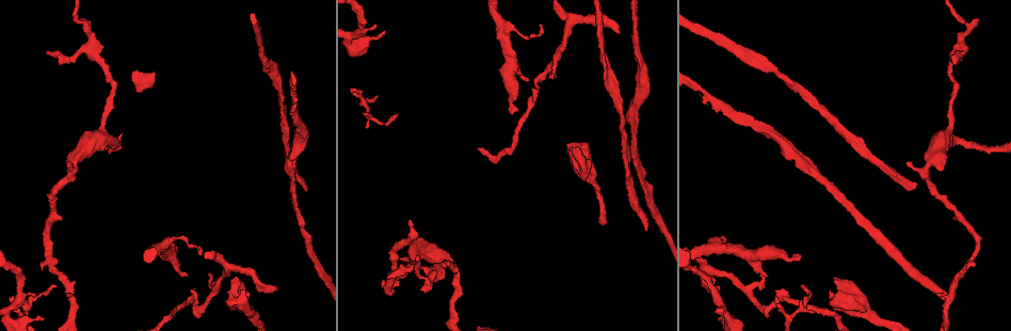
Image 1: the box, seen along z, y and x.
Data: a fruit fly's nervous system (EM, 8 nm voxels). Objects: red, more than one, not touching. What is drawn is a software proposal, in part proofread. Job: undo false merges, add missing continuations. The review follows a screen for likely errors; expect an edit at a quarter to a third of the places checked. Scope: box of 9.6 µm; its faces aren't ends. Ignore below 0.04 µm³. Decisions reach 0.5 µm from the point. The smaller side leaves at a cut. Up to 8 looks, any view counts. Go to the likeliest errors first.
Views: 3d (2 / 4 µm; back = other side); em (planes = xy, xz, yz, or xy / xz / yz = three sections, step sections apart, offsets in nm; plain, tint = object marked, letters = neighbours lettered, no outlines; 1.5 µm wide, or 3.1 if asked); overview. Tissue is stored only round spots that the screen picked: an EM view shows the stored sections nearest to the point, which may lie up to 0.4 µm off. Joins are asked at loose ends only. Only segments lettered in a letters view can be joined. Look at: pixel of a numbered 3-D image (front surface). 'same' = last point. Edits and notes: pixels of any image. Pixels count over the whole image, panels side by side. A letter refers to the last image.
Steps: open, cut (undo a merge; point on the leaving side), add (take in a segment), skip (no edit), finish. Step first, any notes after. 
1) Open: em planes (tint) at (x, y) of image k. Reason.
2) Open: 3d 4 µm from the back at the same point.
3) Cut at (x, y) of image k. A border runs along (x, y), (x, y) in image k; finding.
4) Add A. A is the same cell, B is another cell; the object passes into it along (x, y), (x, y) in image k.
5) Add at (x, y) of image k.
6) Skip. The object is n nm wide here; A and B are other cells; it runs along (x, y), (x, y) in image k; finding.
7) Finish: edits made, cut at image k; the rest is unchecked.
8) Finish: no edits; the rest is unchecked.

Open: 3d 4 µm at (646, 231) of image 1. End of a long branch.

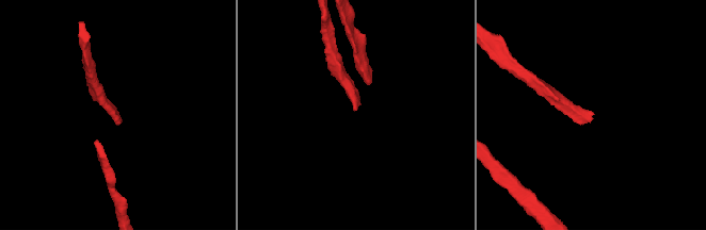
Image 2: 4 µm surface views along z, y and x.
Open: em planes (plain) at (114, 117) of image 2.

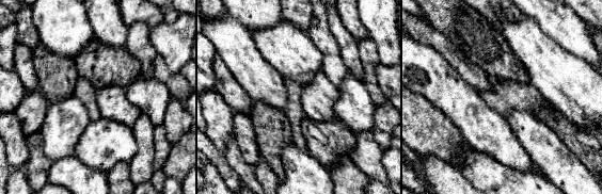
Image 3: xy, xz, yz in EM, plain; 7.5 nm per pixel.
Open: em planes (letters) at the same point. See the neighbours.

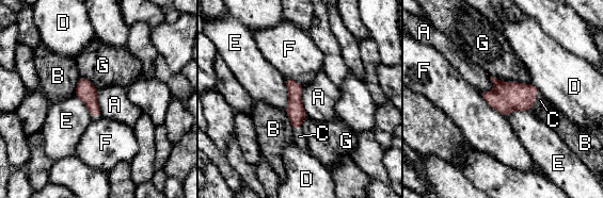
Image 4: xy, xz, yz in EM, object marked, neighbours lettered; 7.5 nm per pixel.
Add C. C is the same cell, A, B, D, E, F and G are other cells; the object passes into it along (506, 97), (535, 101), (540, 100) in image 4; it goes on there.

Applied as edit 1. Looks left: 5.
Open: em planes (letters) at (584, 144) of image 1. An open end.

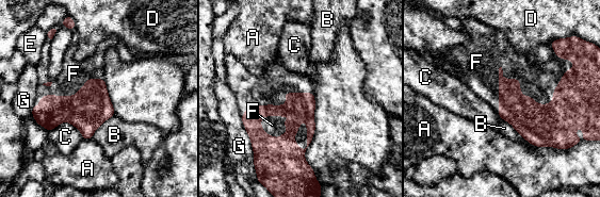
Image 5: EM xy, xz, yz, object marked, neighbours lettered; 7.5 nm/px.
Add F. The object is 240 nm wide here; F is the same cell, A, B, C, D, E and G are other cells; the object passes into it along (528, 117), (519, 85), (539, 84) in image 5; the neuron continues.

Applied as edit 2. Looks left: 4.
Open: overview. Redraw.

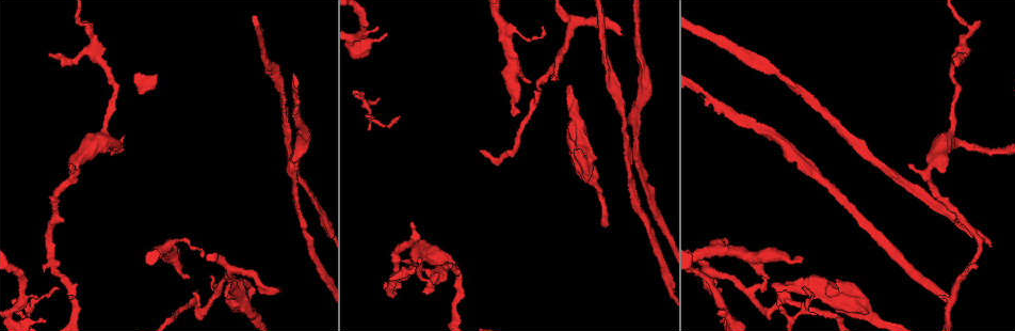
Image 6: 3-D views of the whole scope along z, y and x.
Open: em xy step 4 (plain) at (280, 290) of image 6. An open end.

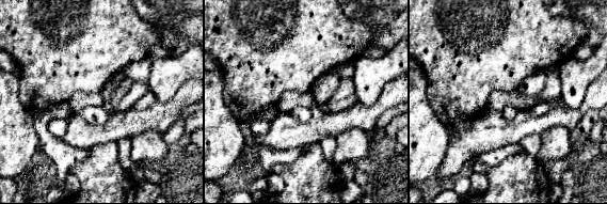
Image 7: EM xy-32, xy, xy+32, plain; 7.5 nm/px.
Open: em xy step 4 (letters) at the same point. See the neighbours.

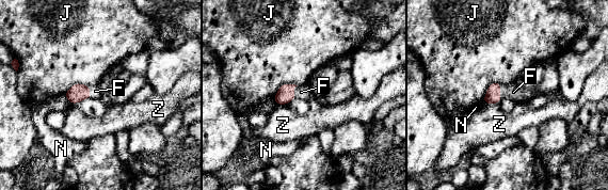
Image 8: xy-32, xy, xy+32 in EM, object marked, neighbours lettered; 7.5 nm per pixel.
Add F. F is the same cell, J, N and Z are other cells; the object passes into it along (493, 94), (499, 92), (513, 92) in image 8; it goes on there.

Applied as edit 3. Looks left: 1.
Finish: edits made, add at image 4, add at image 5, add at image 8; the rest is unchecked.

